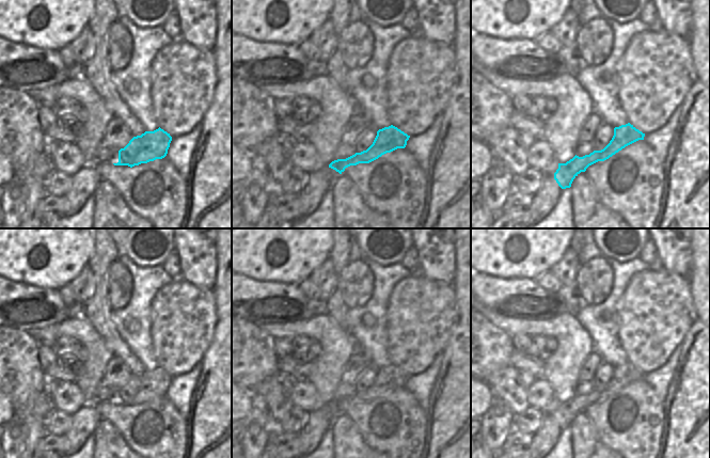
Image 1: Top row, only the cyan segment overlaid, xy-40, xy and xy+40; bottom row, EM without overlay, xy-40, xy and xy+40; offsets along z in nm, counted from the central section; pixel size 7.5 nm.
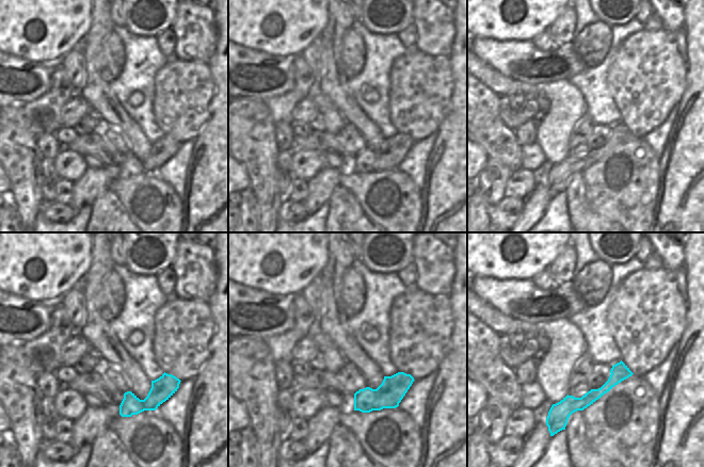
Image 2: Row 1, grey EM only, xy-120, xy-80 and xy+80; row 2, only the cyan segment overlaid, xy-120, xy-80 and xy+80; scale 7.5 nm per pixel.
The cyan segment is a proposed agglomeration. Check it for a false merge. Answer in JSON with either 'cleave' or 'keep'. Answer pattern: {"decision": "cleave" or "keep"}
{"decision": "cleave"}

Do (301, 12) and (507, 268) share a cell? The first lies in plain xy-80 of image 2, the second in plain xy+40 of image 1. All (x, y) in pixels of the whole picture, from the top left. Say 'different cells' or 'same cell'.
same cell

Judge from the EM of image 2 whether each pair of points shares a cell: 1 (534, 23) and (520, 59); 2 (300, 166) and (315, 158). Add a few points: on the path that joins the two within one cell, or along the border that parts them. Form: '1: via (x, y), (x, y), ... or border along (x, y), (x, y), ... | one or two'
1: border along (530, 41), (507, 39), (501, 42) | two
2: via (303, 166), (312, 161) | one

